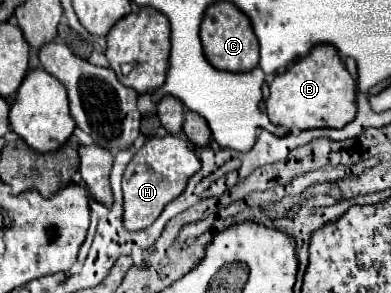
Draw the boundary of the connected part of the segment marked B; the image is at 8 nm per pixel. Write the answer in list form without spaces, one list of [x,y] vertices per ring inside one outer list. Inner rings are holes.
[[[328,44],[316,46],[308,56],[294,62],[284,74],[270,84],[270,100],[266,112],[272,124],[286,128],[342,128],[356,118],[356,82],[344,68],[336,50]]]

